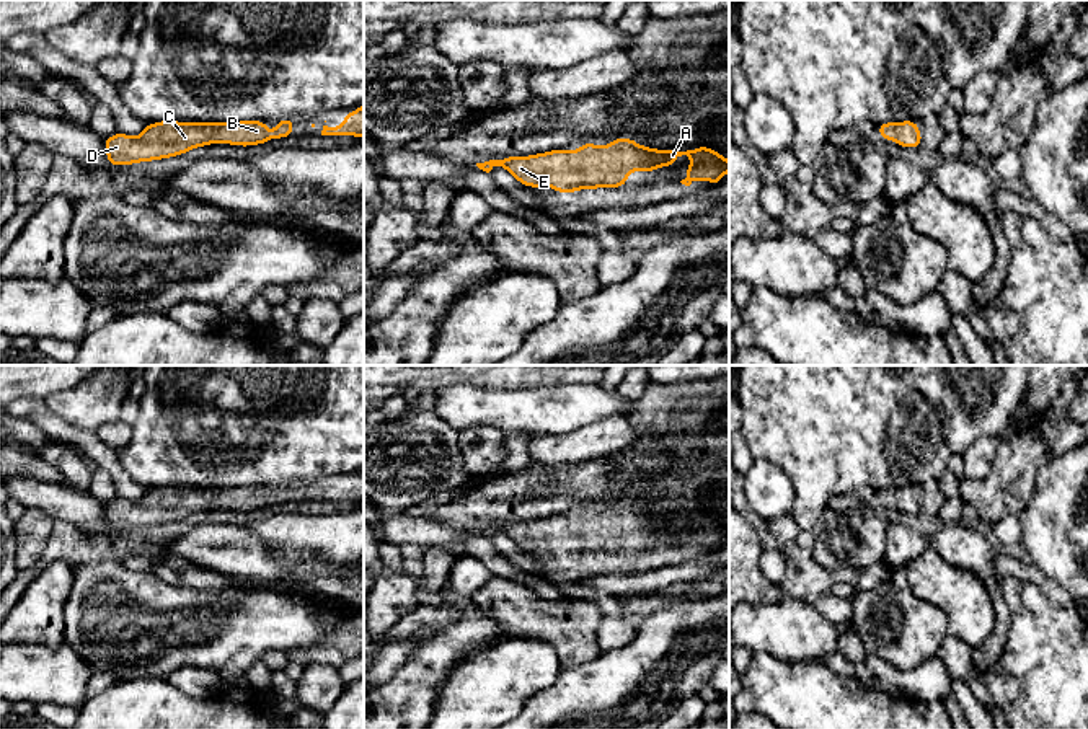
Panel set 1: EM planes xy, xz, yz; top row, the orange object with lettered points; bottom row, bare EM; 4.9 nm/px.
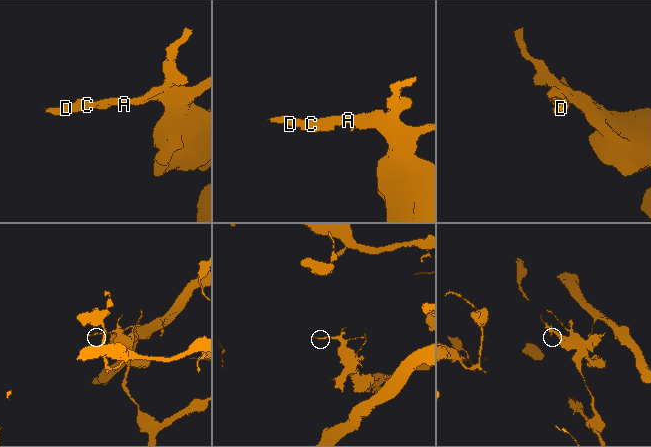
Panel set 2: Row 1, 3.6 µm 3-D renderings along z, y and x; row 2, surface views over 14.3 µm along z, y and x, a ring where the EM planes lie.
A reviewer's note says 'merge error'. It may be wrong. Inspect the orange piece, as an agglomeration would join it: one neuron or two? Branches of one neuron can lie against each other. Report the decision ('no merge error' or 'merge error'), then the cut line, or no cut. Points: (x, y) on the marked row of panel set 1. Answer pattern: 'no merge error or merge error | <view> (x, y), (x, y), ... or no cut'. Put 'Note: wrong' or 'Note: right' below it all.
no merge error | no cut
Note: wrong

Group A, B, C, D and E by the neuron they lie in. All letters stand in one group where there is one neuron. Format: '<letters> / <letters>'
A B C D E

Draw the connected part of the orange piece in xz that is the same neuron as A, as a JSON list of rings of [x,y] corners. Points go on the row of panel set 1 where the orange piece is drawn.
[[[631,137],[613,139],[605,147],[597,147],[592,142],[584,142],[579,150],[566,152],[564,148],[550,150],[546,153],[533,153],[530,157],[506,157],[501,160],[489,160],[476,163],[476,166],[489,173],[494,166],[506,168],[520,184],[529,188],[553,188],[563,196],[579,189],[599,188],[623,188],[628,183],[630,171],[656,171],[659,166],[674,166],[675,160],[687,155],[693,160],[687,166],[687,178],[680,183],[690,186],[697,179],[706,179],[713,186],[721,183],[721,175],[729,173],[729,161],[714,148],[700,145],[698,148],[677,152],[657,150],[643,147],[631,140]]]

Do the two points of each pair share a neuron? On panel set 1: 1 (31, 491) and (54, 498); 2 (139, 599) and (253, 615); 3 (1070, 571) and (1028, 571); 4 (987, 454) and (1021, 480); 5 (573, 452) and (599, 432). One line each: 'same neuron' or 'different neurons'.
1: same neuron
2: same neuron
3: different neurons
4: different neurons
5: same neuron

